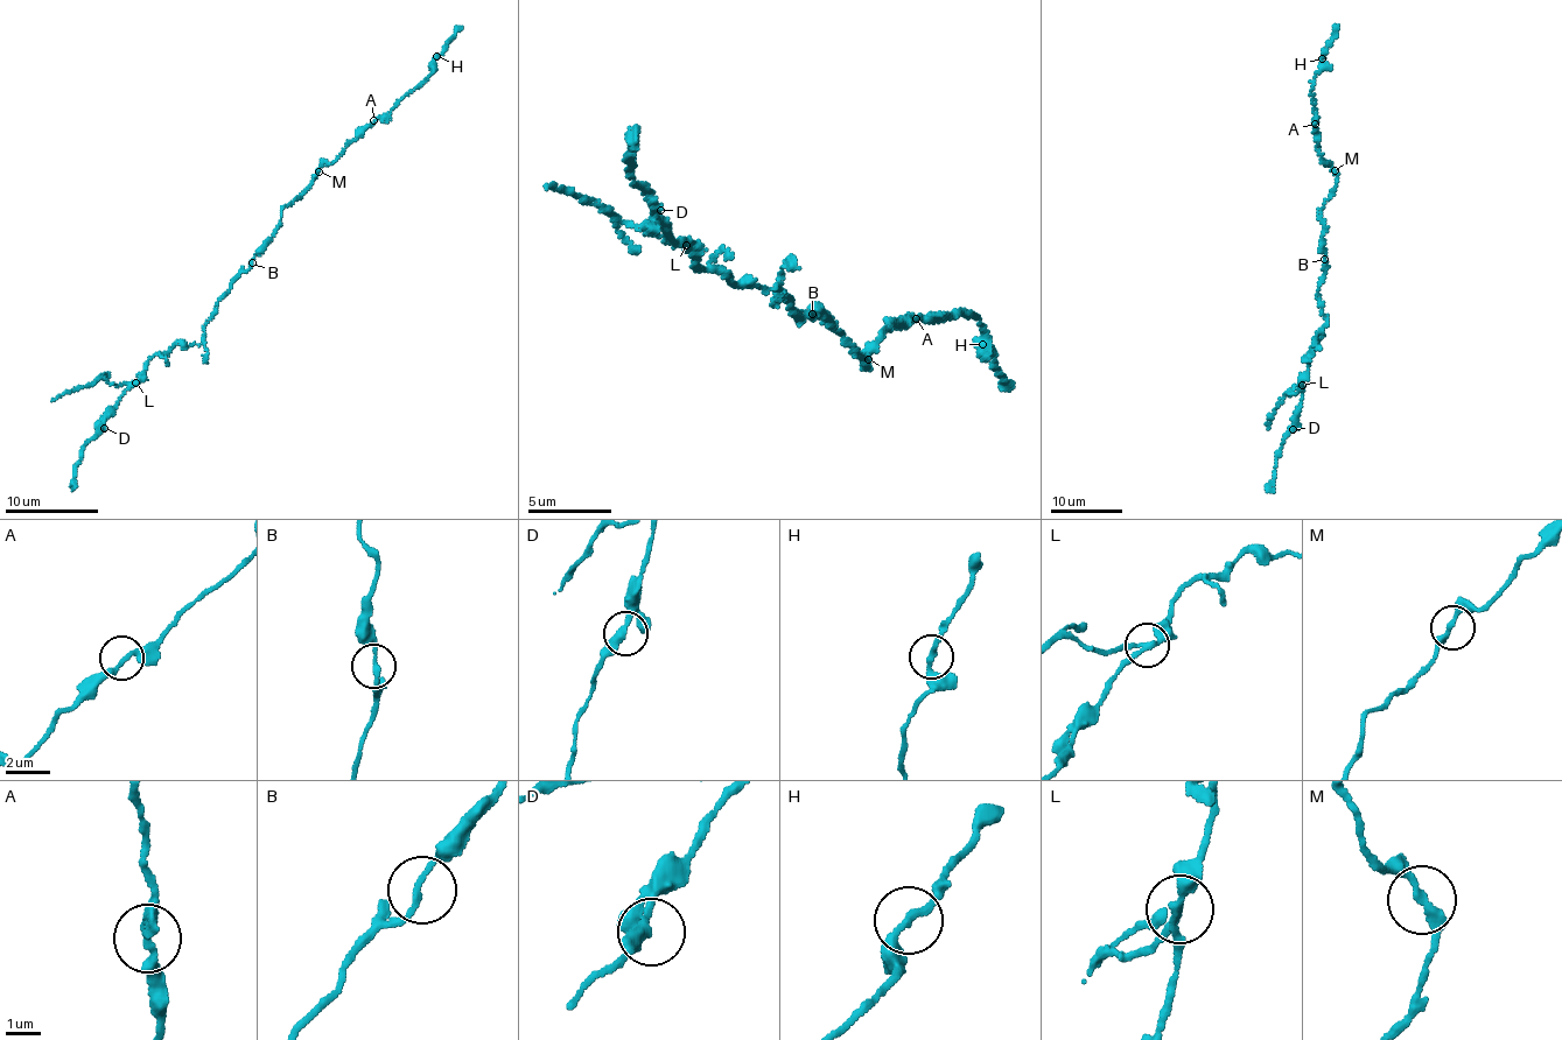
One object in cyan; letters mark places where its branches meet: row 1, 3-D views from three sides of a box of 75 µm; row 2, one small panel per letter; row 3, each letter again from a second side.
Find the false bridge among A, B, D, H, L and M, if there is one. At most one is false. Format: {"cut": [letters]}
{"cut": ["L"]}

